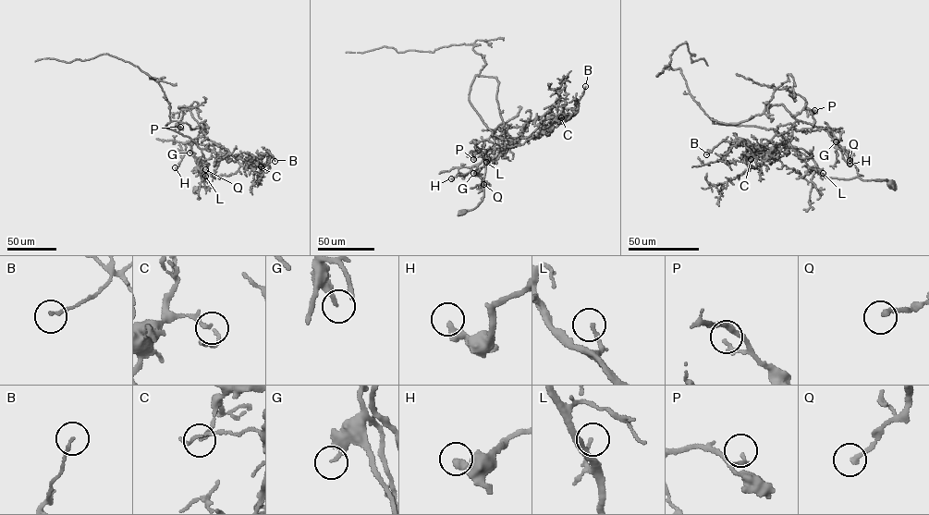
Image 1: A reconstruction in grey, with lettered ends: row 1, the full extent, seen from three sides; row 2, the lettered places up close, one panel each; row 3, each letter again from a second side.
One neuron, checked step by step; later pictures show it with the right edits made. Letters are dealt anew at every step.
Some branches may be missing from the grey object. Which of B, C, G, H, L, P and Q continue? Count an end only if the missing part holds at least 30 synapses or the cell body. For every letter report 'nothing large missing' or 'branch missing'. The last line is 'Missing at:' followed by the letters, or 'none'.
B: nothing large missing
C: nothing large missing
G: nothing large missing
H: nothing large missing
L: nothing large missing
P: nothing large missing
Q: nothing large missing
Missing at: none

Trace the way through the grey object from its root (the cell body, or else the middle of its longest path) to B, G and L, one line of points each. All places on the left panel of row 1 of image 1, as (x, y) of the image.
B: (196, 189), (211, 186), (198, 165), (203, 156), (202, 149), (243, 160), (262, 158), (269, 153), (275, 161)
G: (196, 189), (211, 186), (198, 165), (203, 156), (201, 149), (217, 153), (220, 143), (192, 142), (189, 153)
L: (196, 189), (211, 186), (205, 176)

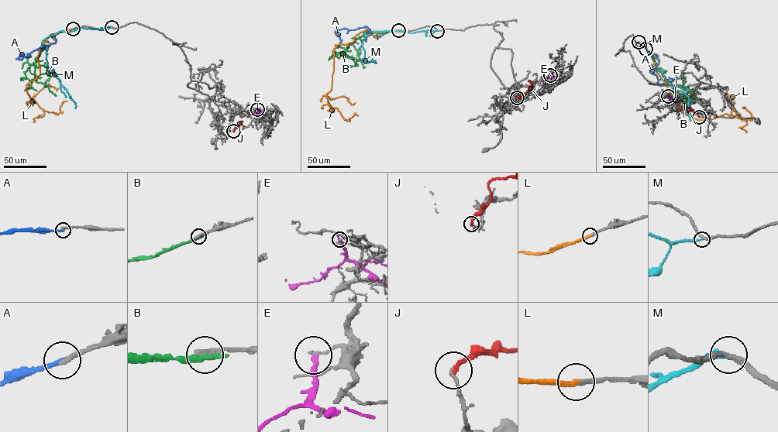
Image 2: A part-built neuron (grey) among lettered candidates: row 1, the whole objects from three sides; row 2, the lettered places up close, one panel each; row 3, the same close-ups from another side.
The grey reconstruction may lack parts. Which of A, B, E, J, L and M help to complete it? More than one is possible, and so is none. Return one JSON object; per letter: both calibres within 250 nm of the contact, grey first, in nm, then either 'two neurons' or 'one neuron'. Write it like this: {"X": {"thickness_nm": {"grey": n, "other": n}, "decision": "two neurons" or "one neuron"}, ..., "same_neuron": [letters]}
{"A": {"thickness_nm": {"grey": 280, "other": 240}, "decision": "two neurons"}, "B": {"thickness_nm": {"grey": 320, "other": 400}, "decision": "two neurons"}, "E": {"thickness_nm": {"grey": 120, "other": 240}, "decision": "two neurons"}, "J": {"thickness_nm": {"grey": 160, "other": 220}, "decision": "two neurons"}, "L": {"thickness_nm": {"grey": 240, "other": 280}, "decision": "one neuron"}, "M": {"thickness_nm": {"grey": 220, "other": 300}, "decision": "two neurons"}, "same_neuron": ["L"]}

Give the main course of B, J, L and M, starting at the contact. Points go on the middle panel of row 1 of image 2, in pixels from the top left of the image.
B: (399, 30), (363, 32), (349, 43), (344, 55), (359, 60)
J: (517, 97), (530, 88), (531, 84), (528, 80)
L: (398, 30), (373, 36), (377, 39), (366, 29), (352, 42), (333, 49), (328, 101), (346, 120), (358, 115)
M: (437, 30), (366, 32), (362, 44), (364, 57), (366, 62), (372, 60), (374, 63)

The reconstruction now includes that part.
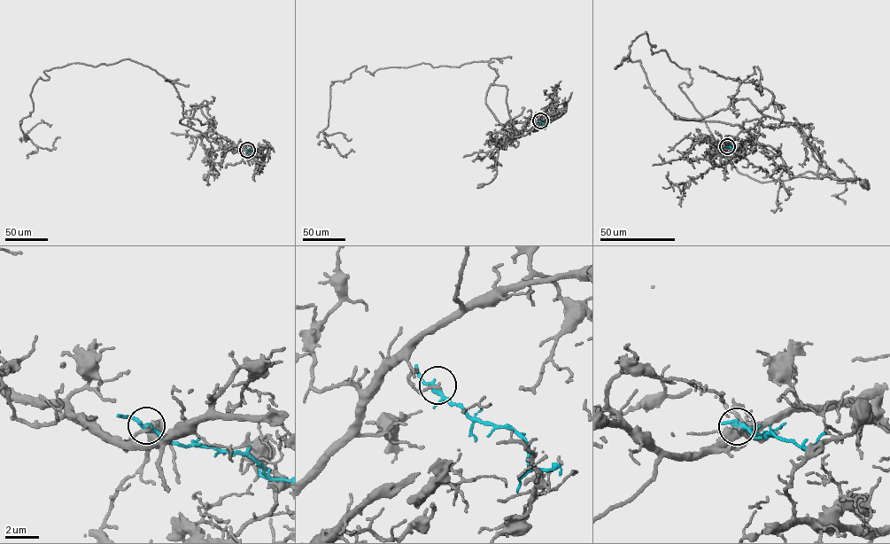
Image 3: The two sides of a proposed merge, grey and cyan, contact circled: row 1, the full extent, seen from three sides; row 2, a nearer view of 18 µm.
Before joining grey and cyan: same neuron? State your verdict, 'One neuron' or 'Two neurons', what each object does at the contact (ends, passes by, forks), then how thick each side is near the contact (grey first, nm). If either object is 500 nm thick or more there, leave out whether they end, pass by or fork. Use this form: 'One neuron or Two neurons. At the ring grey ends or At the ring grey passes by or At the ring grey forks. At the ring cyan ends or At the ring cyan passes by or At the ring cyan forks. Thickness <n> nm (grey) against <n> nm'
Two neurons. At the ring grey ends. At the ring cyan forks. Thickness 160 nm (grey) against 220 nm

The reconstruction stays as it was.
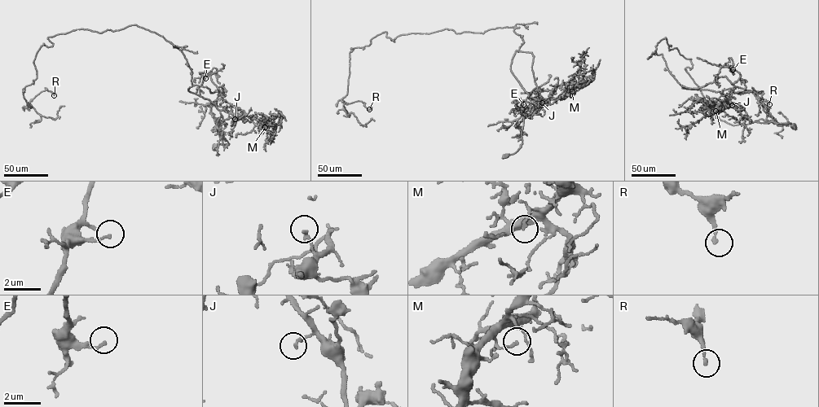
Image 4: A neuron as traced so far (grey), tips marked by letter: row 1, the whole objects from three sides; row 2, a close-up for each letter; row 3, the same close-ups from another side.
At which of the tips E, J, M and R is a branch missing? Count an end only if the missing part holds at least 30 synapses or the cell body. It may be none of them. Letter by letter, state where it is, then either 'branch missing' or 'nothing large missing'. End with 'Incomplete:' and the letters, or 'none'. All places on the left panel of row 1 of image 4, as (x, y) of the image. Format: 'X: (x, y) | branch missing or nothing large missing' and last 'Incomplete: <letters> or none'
E: (205, 78) | nothing large missing
J: (235, 119) | nothing large missing
M: (265, 127) | nothing large missing
R: (54, 95) | nothing large missing
Incomplete: none

